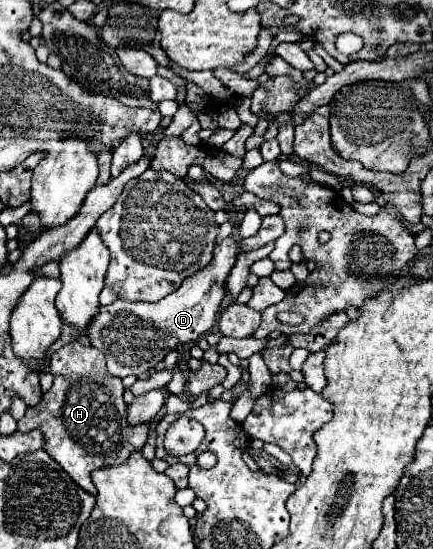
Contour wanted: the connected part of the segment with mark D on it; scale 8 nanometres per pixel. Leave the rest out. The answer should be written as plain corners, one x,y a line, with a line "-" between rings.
229,236
227,240
223,240
213,254
213,260
207,268
203,268
199,274
187,278
183,282
183,286
179,290
175,290
173,294
169,294
167,298
155,302
155,304
147,304
147,302
131,302
131,300
115,300
109,306
101,306
97,316
93,316
93,320
87,324
87,338
91,342
93,348
101,350
107,358
107,370
117,376
117,378
125,378
125,376
137,376
137,372
147,372
151,366
157,366
165,354
173,348
177,348
179,344
185,342
195,342
199,336
207,334
213,324
217,322
217,310
219,304
223,300
223,290
225,290
225,280
231,272
231,268
235,266
237,260
237,242

